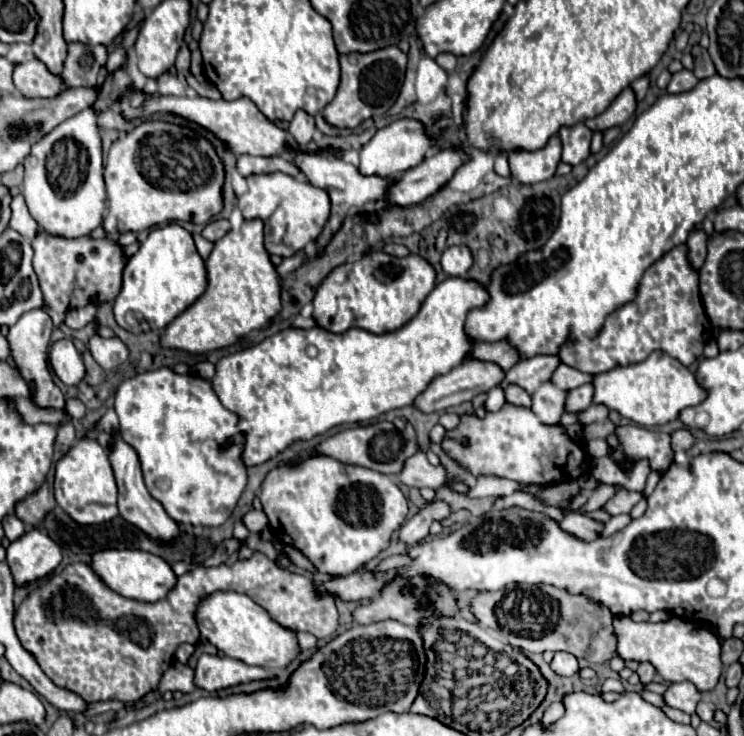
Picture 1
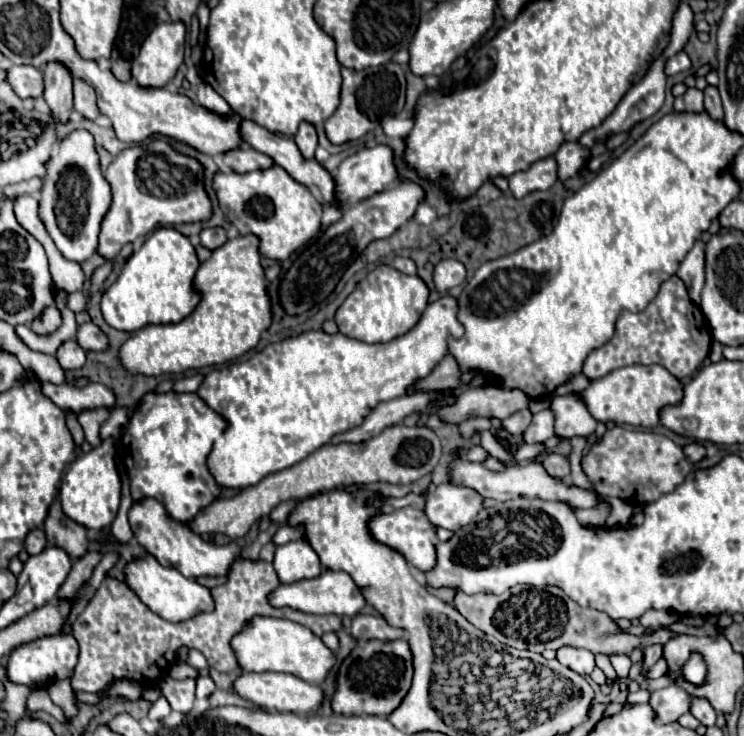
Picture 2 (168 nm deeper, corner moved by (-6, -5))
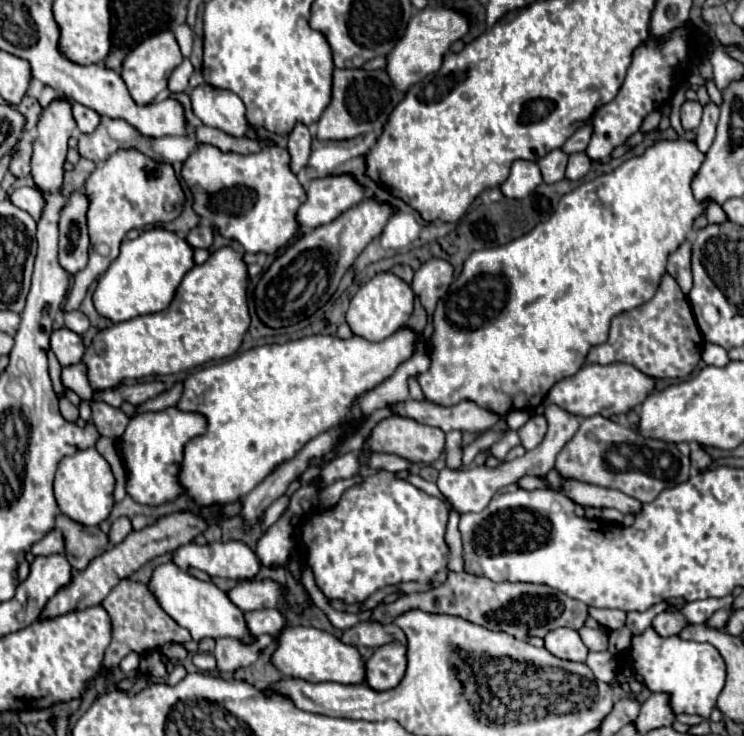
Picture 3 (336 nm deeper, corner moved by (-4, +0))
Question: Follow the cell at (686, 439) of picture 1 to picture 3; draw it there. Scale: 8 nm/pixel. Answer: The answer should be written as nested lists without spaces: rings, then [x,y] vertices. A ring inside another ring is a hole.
[[[694,445],[694,447],[692,447],[692,451],[690,451],[690,461],[692,461],[692,467],[698,469],[698,471],[704,471],[704,469],[712,463],[710,455],[708,455],[700,445]]]

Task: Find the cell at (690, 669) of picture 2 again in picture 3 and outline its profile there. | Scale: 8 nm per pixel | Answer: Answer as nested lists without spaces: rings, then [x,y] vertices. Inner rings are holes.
[[[652,627],[646,629],[642,637],[634,637],[630,651],[618,655],[618,661],[622,681],[630,683],[636,679],[636,675],[640,675],[652,691],[670,693],[670,705],[674,713],[690,713],[704,719],[708,719],[716,707],[716,697],[722,691],[726,679],[724,659],[710,643],[682,641],[678,635],[664,639],[658,637]]]

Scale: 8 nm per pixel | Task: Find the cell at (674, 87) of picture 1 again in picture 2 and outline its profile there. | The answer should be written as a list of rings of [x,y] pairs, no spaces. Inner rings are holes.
[[[688,88],[684,96],[676,98],[674,102],[676,112],[702,112],[702,92],[698,88]]]

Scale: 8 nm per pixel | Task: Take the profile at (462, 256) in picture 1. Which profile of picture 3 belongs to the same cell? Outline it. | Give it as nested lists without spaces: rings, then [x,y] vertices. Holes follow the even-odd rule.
[[[430,259],[414,273],[412,289],[420,297],[428,315],[434,311],[438,299],[448,291],[452,277],[454,267],[444,259]]]

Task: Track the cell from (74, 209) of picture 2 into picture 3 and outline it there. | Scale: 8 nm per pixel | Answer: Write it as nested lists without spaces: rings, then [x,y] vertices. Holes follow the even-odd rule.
[[[84,189],[70,193],[66,205],[60,211],[58,231],[60,231],[60,265],[70,273],[78,273],[88,263],[90,237],[86,227],[86,207],[90,197]]]

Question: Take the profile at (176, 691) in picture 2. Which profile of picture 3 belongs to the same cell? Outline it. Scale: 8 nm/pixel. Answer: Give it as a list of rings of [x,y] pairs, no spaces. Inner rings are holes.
[[[197,653],[192,661],[194,665],[201,671],[212,672],[216,669],[216,659],[212,653],[201,654]]]

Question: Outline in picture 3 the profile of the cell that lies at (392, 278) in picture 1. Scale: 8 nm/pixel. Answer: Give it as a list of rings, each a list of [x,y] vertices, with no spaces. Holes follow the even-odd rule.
[[[384,271],[374,275],[366,285],[362,285],[356,295],[350,299],[350,307],[346,311],[346,323],[352,333],[366,341],[382,341],[404,327],[414,309],[414,291],[412,287],[396,277],[392,271]]]

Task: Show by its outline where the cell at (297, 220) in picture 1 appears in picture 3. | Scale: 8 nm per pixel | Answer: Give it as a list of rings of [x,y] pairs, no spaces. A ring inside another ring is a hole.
[[[200,145],[200,149],[184,161],[182,177],[194,195],[194,211],[212,219],[218,231],[226,239],[238,241],[246,253],[278,253],[278,249],[286,247],[300,229],[296,213],[306,201],[306,191],[298,183],[298,177],[290,171],[290,155],[282,147],[262,147],[260,153],[244,157],[238,153],[222,153],[212,145]]]

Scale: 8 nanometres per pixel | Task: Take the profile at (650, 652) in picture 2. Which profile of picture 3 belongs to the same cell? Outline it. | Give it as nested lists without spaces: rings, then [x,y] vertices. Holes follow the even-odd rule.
[[[660,613],[654,617],[654,631],[660,637],[670,637],[678,635],[682,627],[686,627],[686,619],[680,613]]]

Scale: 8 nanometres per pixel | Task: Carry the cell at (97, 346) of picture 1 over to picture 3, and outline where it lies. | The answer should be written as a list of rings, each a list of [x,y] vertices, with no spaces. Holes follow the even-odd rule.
[[[72,311],[72,313],[64,313],[64,325],[74,333],[84,335],[90,327],[90,321],[82,311]]]

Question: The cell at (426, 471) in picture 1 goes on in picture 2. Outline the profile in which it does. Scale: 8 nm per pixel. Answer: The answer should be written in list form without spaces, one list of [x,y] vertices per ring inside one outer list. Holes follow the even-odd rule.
[[[456,460],[450,466],[450,476],[452,476],[454,484],[468,484],[468,488],[476,488],[476,492],[480,492],[484,498],[494,498],[494,500],[514,500],[514,498],[526,496],[526,498],[566,502],[572,508],[596,508],[602,502],[602,498],[594,490],[584,490],[584,488],[568,484],[560,478],[554,478],[542,468],[542,464],[534,464],[534,462],[528,466],[508,466],[500,472],[492,472],[484,464]]]

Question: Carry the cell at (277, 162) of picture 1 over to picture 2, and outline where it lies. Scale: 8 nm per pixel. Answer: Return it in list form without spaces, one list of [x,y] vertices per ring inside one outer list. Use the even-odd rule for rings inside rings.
[[[234,148],[222,154],[222,160],[226,166],[230,166],[234,172],[252,172],[260,168],[270,168],[274,160],[270,156],[264,156],[252,148]]]

